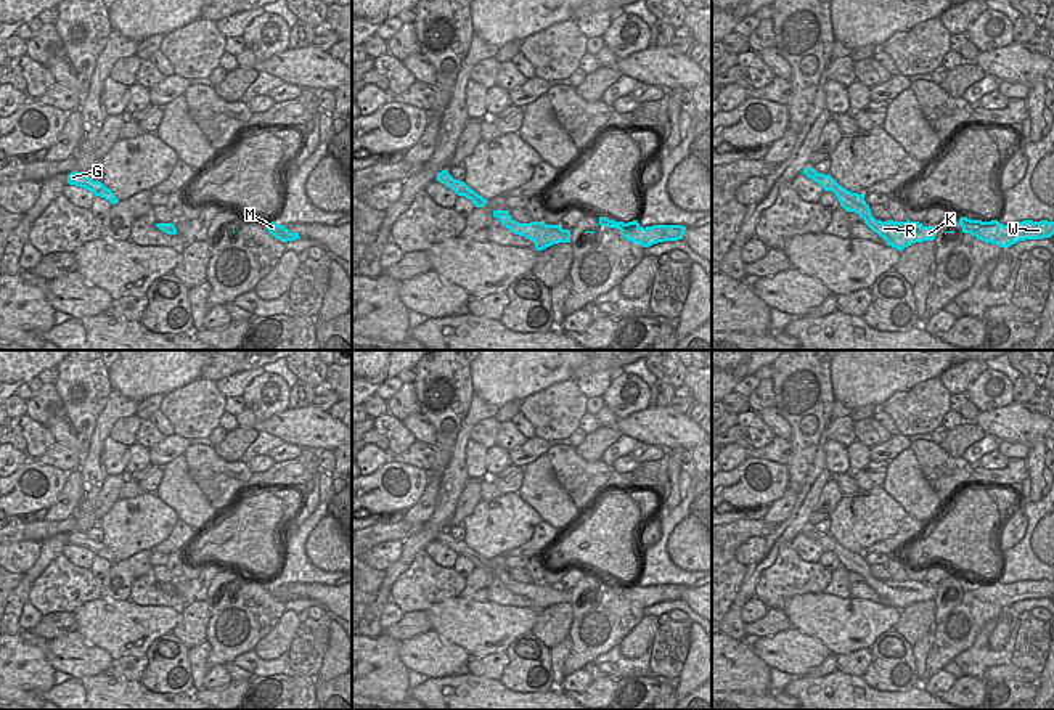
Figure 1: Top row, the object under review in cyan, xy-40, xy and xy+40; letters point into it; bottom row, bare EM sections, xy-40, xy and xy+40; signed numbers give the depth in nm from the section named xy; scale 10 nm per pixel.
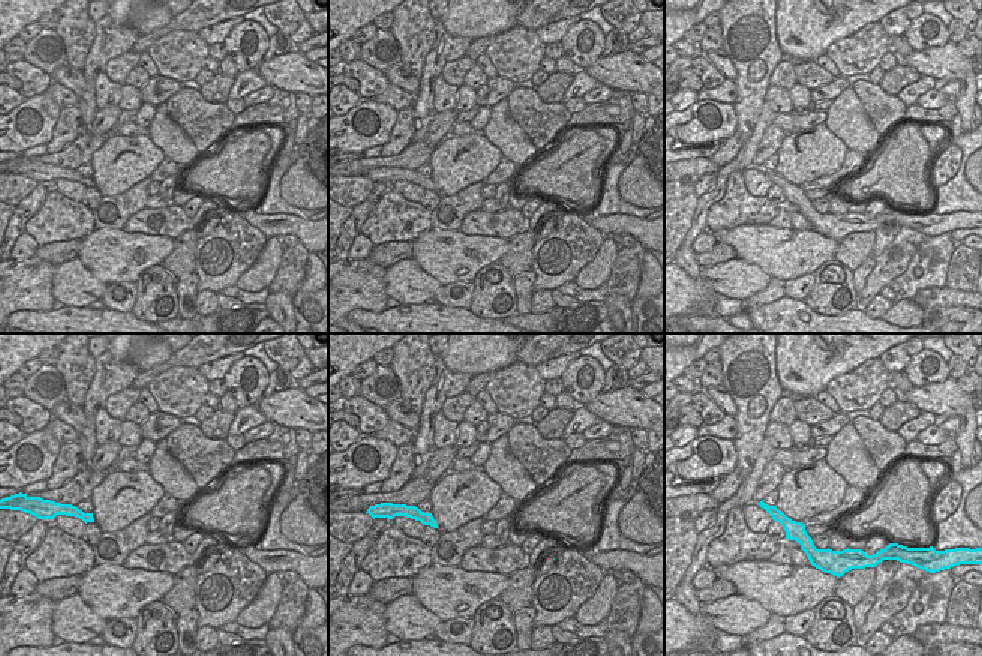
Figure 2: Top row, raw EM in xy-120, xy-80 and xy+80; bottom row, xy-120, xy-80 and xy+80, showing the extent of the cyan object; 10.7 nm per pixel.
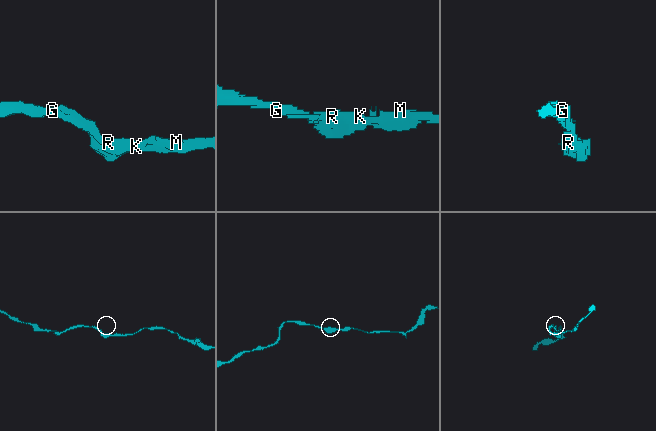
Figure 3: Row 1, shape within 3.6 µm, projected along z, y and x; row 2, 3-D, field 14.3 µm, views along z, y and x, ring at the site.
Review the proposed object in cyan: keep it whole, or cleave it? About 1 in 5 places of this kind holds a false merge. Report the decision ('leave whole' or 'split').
leave whole

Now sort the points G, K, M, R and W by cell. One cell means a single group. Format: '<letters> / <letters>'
G K M R W

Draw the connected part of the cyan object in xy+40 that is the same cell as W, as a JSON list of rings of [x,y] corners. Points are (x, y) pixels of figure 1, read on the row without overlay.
[[[967,577],[959,578],[962,593],[970,593],[983,602],[991,602],[999,607],[1009,607],[1025,599],[1043,599],[1054,594],[1054,581],[1023,580],[1017,583],[1003,585],[998,580],[982,581]]]

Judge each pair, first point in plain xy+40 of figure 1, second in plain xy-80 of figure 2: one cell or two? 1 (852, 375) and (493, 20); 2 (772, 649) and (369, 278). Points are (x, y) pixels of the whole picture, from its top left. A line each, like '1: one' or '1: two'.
1: one
2: two

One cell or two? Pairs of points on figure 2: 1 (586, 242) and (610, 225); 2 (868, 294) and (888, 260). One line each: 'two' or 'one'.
1: two
2: one

